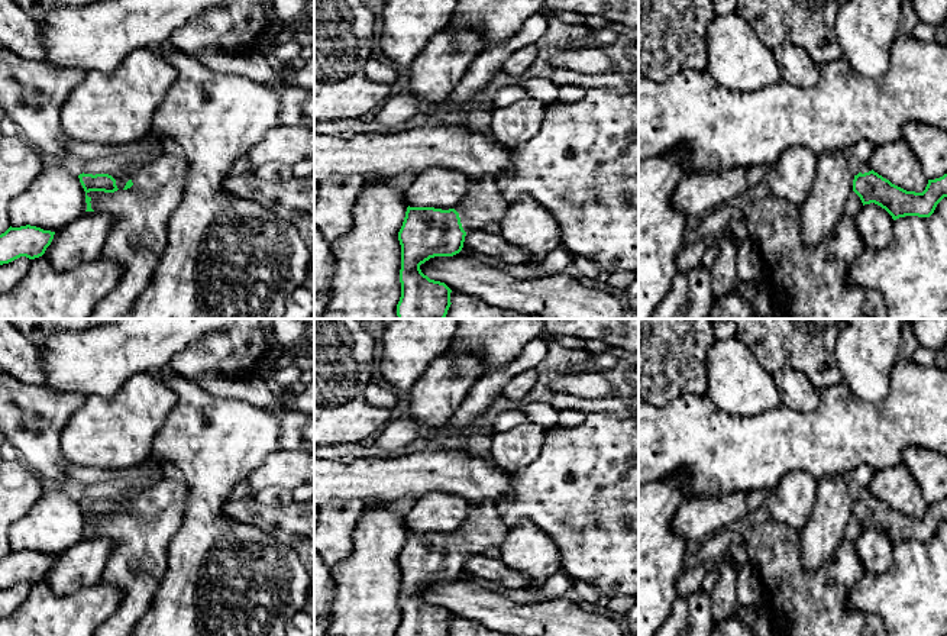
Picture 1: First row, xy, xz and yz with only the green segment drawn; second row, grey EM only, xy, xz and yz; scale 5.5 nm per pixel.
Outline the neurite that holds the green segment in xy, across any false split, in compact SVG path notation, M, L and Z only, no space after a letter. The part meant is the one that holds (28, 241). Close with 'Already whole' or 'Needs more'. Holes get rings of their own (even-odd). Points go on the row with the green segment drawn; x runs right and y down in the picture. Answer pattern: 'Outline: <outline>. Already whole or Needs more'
Outline: M36 226L9 227L0 235L0 265L9 264L20 256L39 258L51 245L55 232Z. Already whole

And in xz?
Outline: M494 177L471 180L455 209L407 207L398 232L401 245L401 297L398 319L445 319L452 290L430 280L420 265L434 256L453 256L463 248L468 232L500 222L510 207Z. Needs more

